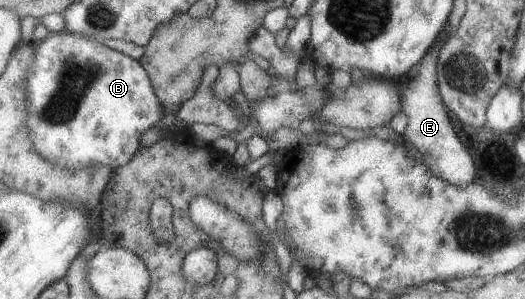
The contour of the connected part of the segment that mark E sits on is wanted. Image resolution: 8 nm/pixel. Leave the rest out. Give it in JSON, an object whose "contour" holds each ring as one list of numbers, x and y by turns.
{"contour":[[442,34,438,41,426,52,420,63,419,71,410,74,407,80,398,83,397,91,400,93,401,111,409,119,403,139,417,147,426,165,434,175,456,187,473,184,476,179,472,155,454,131,450,121,448,108,445,106,439,92,439,77,437,61,439,51,446,43,448,37]]}

